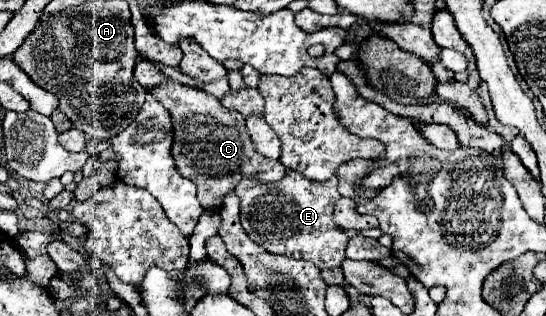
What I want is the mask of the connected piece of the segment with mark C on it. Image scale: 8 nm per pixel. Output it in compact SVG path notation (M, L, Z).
M165 80L153 88L155 98L173 116L173 158L179 172L197 186L197 196L203 208L217 210L225 192L233 190L243 178L257 178L261 182L275 182L285 176L281 160L267 160L255 152L249 134L245 132L245 118L235 110L227 110L219 100L199 88Z

